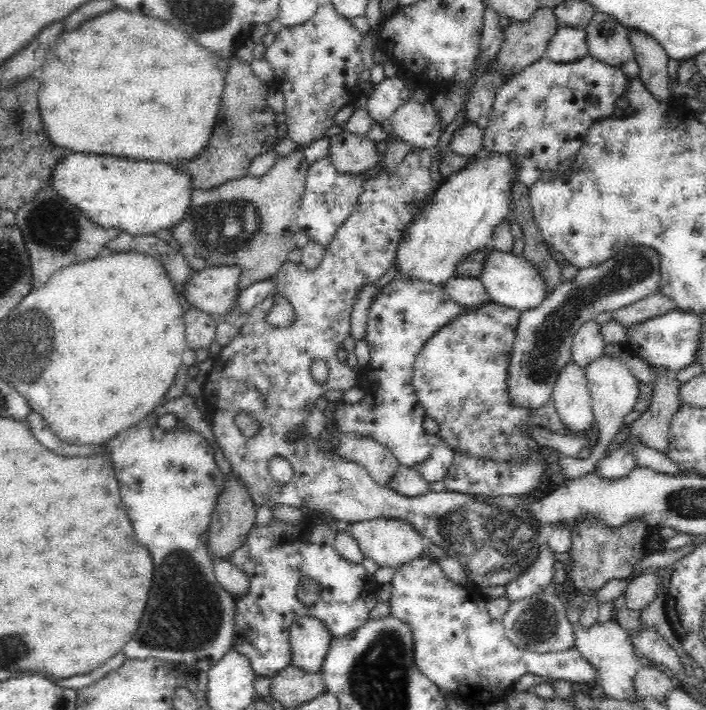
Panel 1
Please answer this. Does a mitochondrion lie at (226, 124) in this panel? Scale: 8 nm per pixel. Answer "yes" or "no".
yes

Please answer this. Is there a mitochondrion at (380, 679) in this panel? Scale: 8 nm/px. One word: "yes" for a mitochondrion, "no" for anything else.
yes

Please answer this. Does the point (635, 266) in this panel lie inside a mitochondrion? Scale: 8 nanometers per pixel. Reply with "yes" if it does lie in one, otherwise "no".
yes

